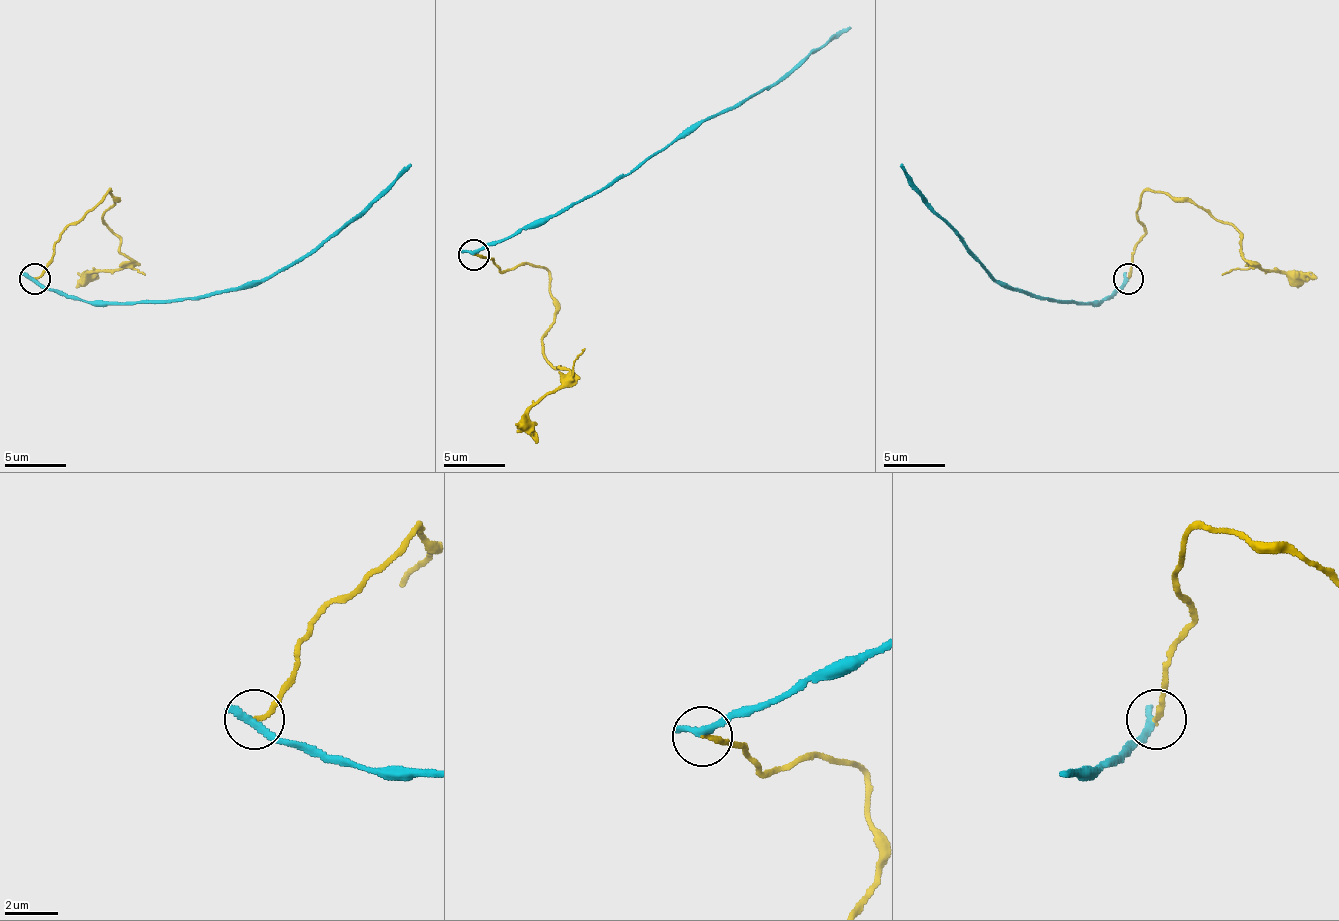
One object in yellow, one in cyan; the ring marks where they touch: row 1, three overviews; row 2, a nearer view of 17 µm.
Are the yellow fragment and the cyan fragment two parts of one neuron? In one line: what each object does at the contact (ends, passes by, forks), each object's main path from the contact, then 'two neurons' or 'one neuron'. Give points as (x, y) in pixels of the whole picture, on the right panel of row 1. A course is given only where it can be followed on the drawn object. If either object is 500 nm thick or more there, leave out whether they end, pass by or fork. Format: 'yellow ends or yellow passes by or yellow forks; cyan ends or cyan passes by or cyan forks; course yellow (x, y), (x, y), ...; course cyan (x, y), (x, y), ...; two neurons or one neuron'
yellow ends; cyan passes by; course yellow (1127, 279), (1146, 230), (1136, 208), (1149, 190), (1189, 196), (1225, 221), (1262, 270), (1317, 279); course cyan (1127, 279), (1106, 300), (1090, 304), (1041, 300), (1001, 285), (900, 162); one neuron

